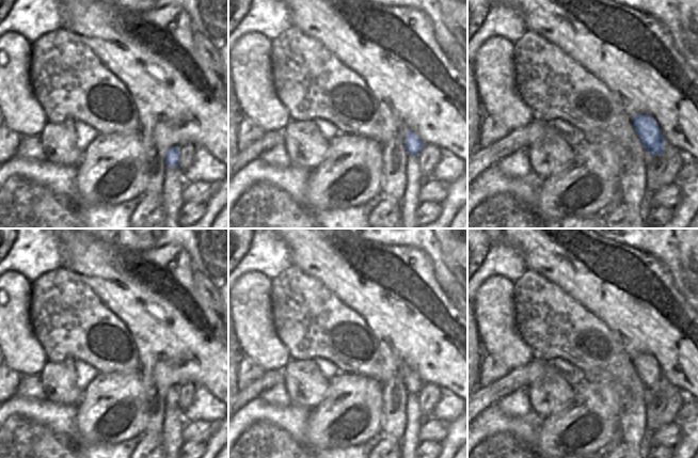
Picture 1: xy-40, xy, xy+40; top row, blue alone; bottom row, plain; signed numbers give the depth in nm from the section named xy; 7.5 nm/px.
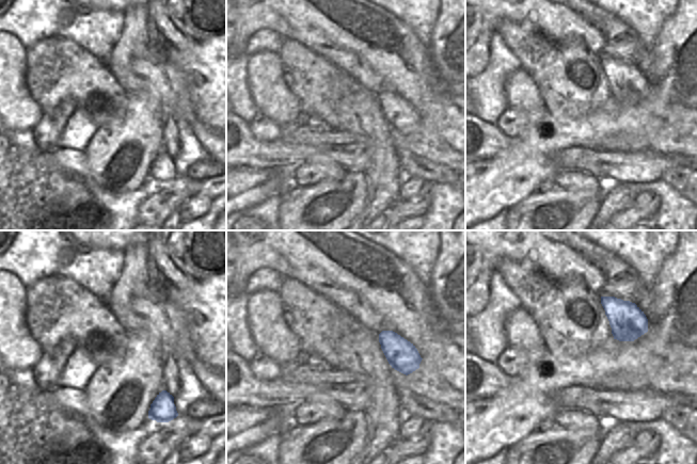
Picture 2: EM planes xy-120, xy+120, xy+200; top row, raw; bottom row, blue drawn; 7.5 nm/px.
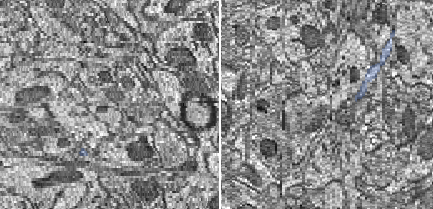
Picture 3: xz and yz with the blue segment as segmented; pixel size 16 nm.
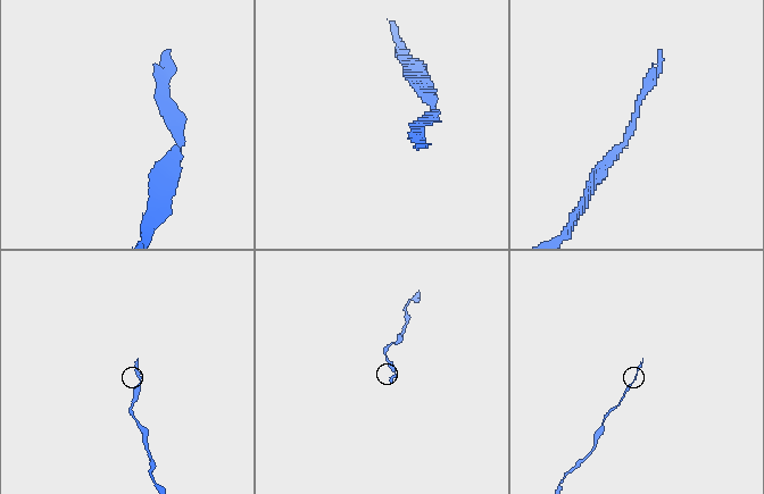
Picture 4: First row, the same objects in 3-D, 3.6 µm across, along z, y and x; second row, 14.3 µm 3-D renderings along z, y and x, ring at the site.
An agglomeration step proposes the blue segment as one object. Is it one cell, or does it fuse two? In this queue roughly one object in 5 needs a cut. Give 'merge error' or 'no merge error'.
no merge error

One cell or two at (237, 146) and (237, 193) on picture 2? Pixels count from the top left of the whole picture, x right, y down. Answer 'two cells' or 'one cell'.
two cells

